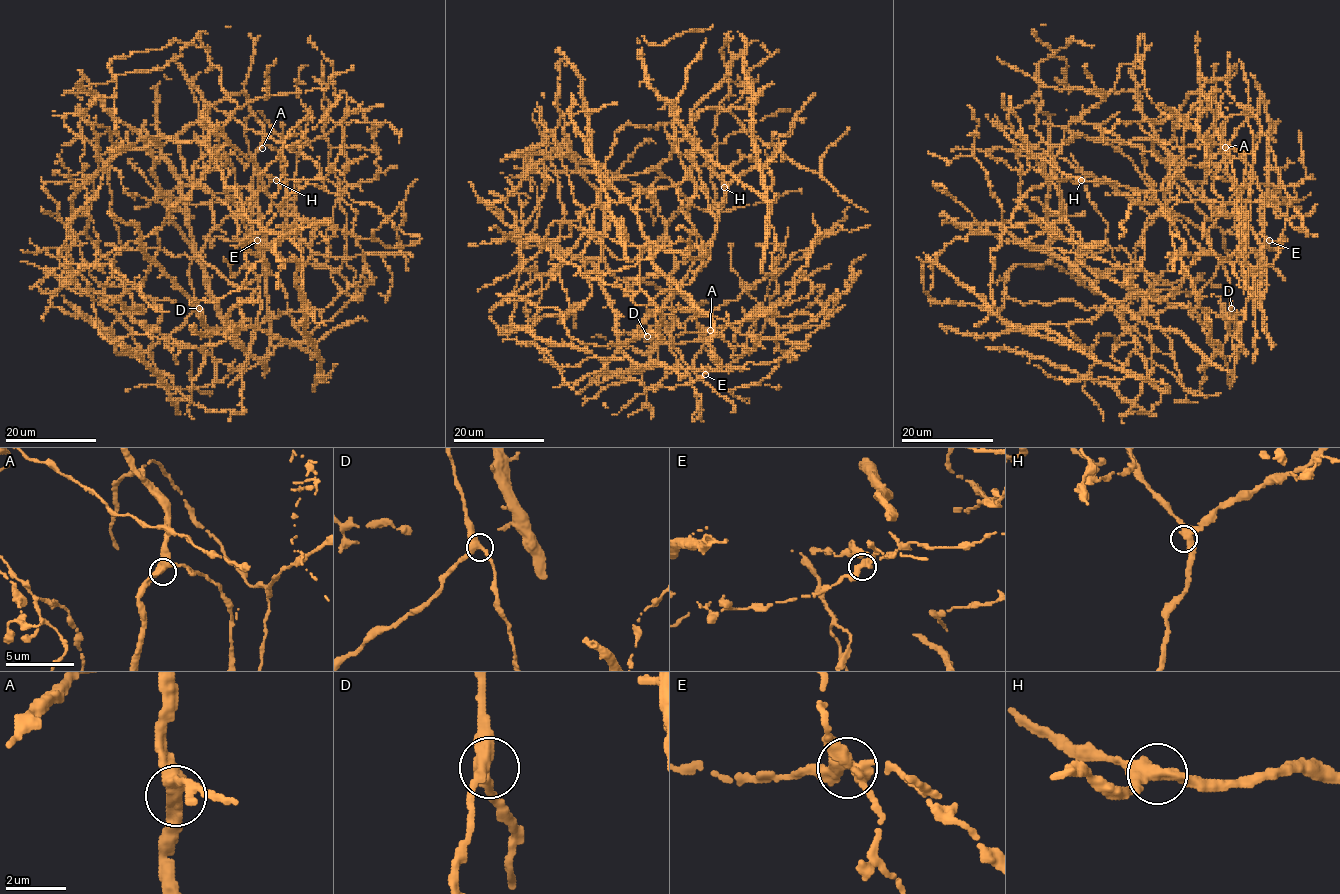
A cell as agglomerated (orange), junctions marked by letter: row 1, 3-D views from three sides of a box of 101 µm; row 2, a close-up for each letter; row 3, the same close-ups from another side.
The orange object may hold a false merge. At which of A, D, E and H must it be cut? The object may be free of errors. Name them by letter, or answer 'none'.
none

